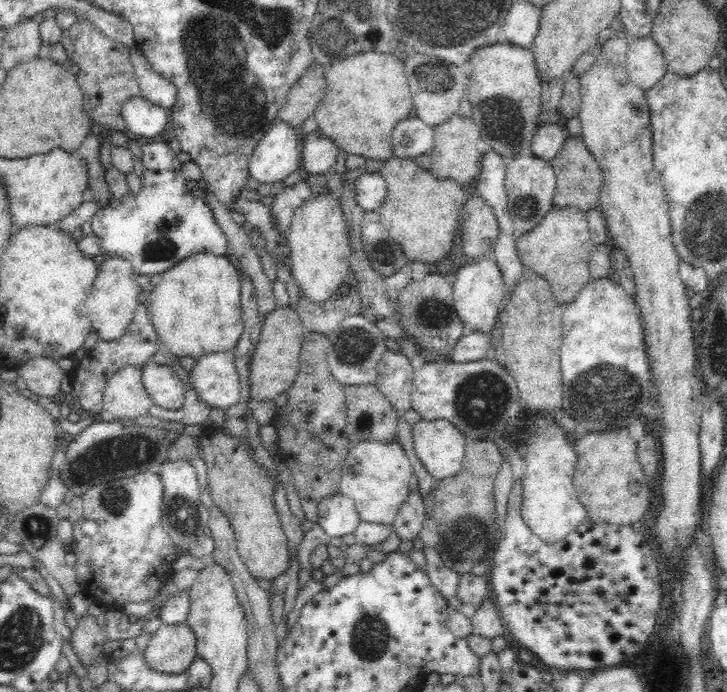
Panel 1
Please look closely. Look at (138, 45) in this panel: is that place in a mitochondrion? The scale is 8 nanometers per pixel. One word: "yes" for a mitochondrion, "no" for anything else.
no

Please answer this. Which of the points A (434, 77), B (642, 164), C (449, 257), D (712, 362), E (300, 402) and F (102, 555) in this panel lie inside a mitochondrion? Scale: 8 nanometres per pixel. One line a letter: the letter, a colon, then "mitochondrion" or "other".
A: mitochondrion
B: other
C: other
D: mitochondrion
E: other
F: other

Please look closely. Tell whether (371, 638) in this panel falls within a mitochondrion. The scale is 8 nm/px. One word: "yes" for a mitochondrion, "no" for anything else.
yes

